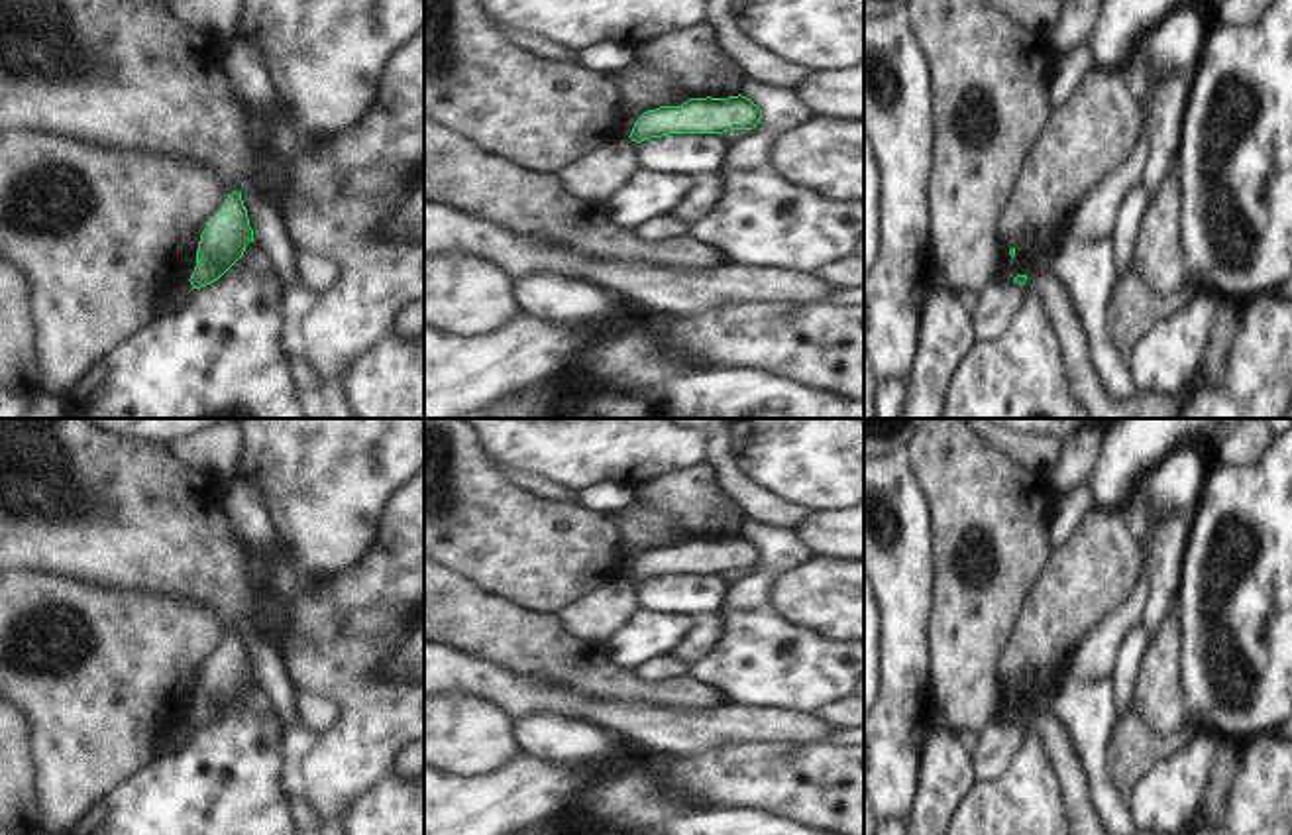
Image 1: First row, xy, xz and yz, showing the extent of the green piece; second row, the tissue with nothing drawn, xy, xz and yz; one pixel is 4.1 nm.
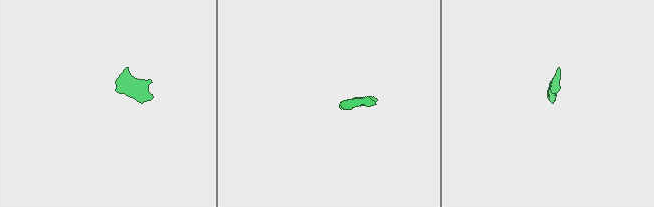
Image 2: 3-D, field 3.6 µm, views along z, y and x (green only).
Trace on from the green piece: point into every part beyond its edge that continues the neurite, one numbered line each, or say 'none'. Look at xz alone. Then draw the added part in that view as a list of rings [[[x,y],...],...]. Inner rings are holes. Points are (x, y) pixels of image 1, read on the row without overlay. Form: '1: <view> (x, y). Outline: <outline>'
none

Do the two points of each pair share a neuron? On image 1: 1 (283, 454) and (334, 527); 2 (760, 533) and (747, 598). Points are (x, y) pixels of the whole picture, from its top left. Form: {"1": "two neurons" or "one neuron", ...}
{"1": "one neuron", "2": "one neuron"}

